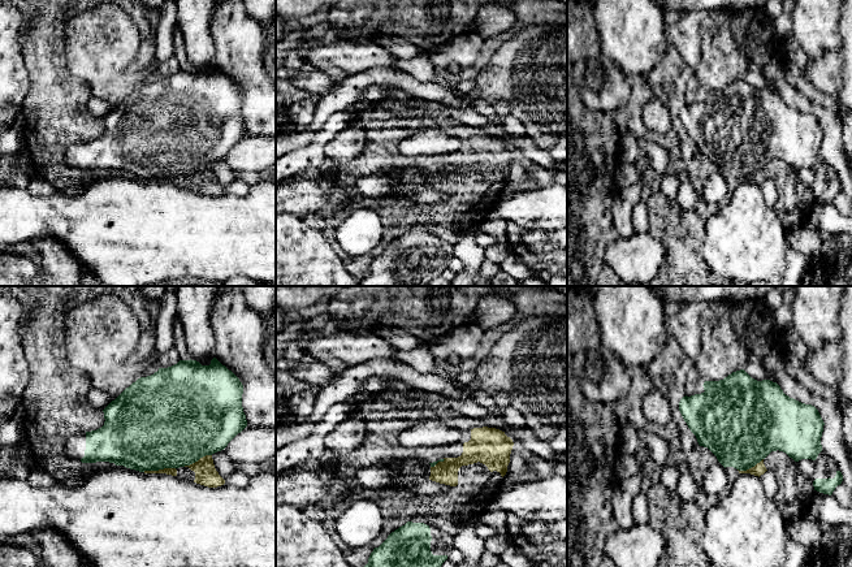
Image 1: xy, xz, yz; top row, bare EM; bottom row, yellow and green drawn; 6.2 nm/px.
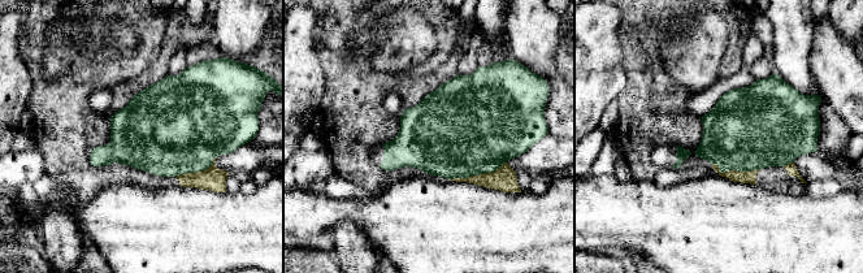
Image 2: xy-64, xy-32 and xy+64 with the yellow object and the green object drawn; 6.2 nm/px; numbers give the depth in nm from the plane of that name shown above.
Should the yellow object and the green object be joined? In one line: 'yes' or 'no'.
no

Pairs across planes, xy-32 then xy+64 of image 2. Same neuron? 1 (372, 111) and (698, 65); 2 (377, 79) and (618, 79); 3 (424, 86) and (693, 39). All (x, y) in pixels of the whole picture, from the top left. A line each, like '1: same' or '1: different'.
1: different
2: different
3: same

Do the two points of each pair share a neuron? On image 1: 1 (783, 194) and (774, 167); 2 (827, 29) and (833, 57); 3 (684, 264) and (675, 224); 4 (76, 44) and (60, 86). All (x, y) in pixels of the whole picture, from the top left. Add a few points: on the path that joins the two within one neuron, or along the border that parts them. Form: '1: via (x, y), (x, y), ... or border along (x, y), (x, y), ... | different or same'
1: via (783, 187), (783, 176), (781, 173) | same
2: border along (838, 50), (827, 50), (809, 59) | different
3: via (683, 254), (682, 234) | same
4: border along (63, 37), (63, 53), (68, 69), (90, 86) | different

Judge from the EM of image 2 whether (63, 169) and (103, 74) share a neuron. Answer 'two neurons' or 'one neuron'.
one neuron

